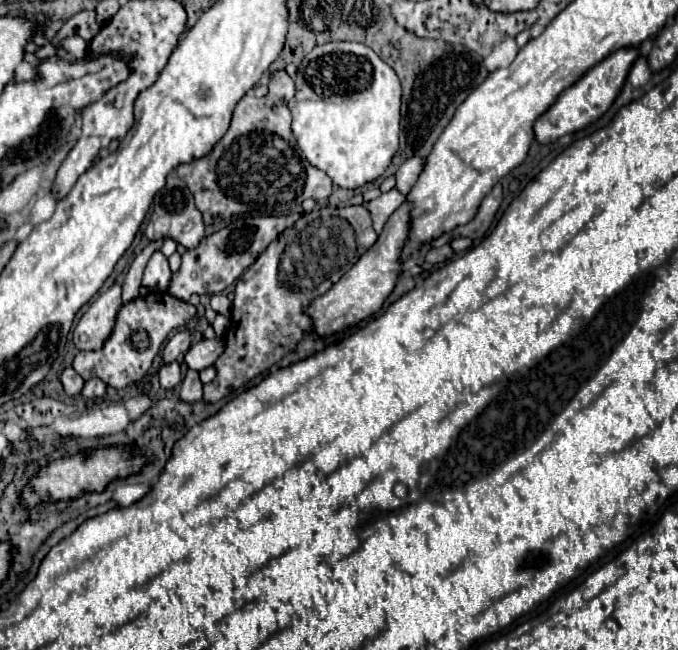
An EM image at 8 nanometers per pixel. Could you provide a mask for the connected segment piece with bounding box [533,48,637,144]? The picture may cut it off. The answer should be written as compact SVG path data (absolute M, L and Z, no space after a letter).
M627 48L627 50L617 50L615 54L611 54L597 66L593 66L583 78L579 78L571 88L567 88L543 116L537 118L537 122L533 124L535 140L539 144L549 144L549 142L553 142L565 134L577 132L577 130L593 124L597 118L601 118L609 110L613 100L619 96L635 58L637 58L637 48Z

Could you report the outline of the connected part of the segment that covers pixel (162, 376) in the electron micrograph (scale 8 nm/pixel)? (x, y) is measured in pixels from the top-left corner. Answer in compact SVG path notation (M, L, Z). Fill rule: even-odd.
M177 362L167 364L163 370L159 370L159 382L161 388L175 388L181 382L181 366Z

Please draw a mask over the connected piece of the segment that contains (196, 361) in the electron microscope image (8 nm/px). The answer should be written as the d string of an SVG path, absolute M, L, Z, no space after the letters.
M221 338L199 340L197 344L193 344L193 346L189 348L189 352L185 354L183 362L187 364L189 370L197 370L197 372L201 372L203 368L211 366L211 364L219 358L219 354L223 352L223 348L225 348L225 344L223 344Z

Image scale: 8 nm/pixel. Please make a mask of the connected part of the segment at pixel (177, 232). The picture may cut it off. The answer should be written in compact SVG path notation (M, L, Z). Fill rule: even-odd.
M171 172L167 176L167 182L163 186L163 190L159 190L159 194L155 194L153 198L153 214L151 214L151 220L145 228L145 236L149 240L159 240L159 238L173 238L175 242L183 244L185 248L195 248L201 238L205 236L205 224L203 224L203 216L201 212L195 208L195 202L193 202L193 194L189 192L187 184L177 178L175 172Z

